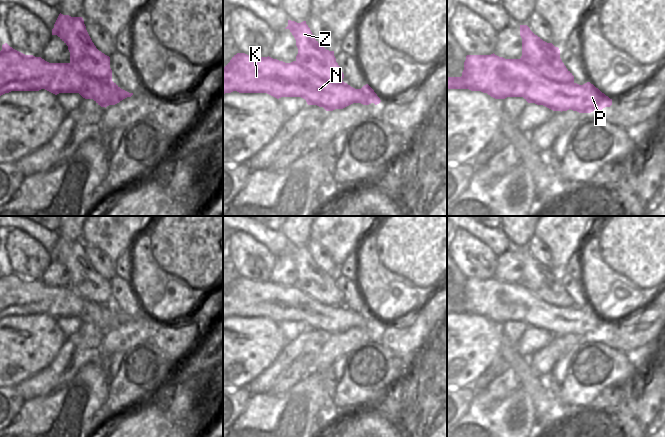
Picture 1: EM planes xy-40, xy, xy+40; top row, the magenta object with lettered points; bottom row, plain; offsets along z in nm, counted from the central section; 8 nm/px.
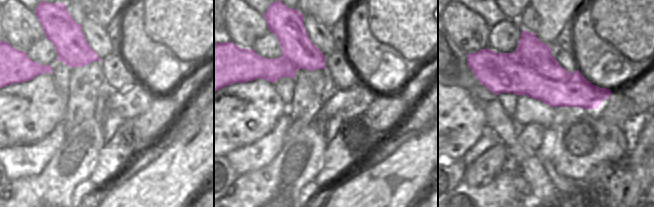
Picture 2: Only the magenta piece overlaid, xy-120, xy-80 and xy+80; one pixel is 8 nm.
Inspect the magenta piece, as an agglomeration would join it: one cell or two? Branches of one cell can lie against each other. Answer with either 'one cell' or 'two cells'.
two cells

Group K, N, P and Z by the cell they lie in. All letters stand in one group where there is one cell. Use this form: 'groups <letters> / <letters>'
groups K N P / Z

